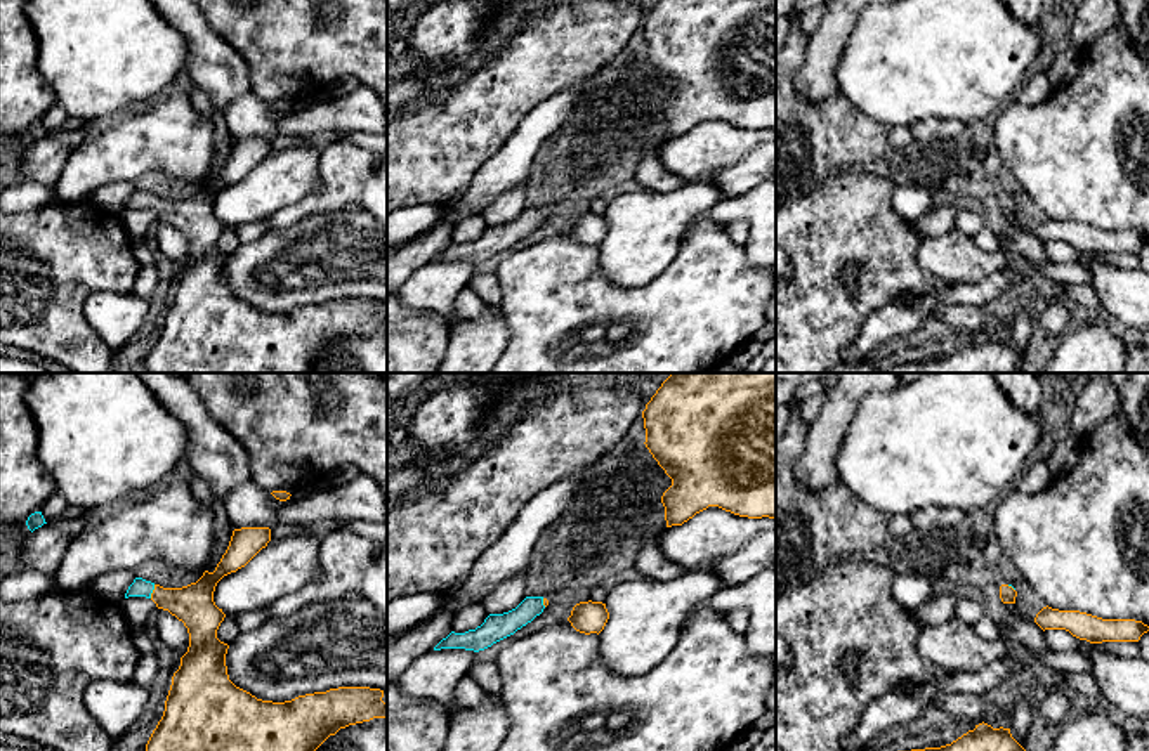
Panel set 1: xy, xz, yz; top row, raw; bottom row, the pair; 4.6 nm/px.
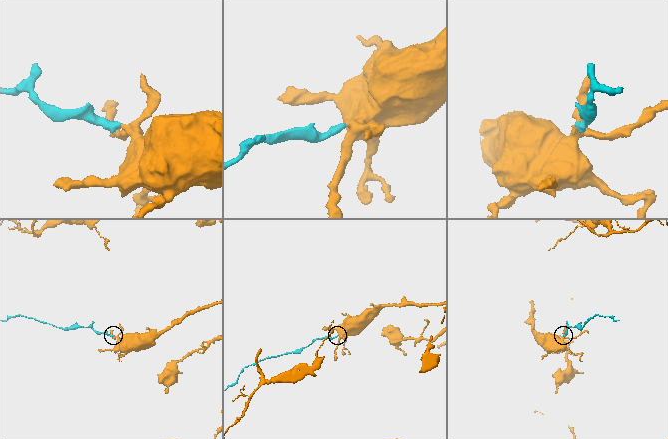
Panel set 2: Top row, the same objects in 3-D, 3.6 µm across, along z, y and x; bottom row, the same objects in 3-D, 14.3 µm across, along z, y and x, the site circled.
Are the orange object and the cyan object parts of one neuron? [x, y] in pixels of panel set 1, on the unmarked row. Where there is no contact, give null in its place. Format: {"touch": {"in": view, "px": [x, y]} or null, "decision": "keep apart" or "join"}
{"touch": {"in": "xy", "px": [153, 203]}, "decision": "join"}

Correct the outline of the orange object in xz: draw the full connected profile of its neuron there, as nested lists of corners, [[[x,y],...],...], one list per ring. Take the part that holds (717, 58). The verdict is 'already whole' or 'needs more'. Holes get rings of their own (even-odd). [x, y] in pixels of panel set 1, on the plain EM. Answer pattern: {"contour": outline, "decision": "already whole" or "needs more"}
{"contour": [[[658,0],[642,29],[644,56],[672,90],[661,108],[666,139],[708,118],[776,130],[776,0]]], "decision": "already whole"}

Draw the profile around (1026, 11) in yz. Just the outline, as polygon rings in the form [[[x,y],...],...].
[[[1001,0],[1012,16],[1024,24],[1038,24],[1045,0]]]

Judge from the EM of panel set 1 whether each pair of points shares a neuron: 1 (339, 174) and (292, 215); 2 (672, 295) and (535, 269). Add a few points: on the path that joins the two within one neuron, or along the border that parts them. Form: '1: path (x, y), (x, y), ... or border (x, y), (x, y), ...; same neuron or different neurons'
1: path (335, 188), (318, 205), (306, 208); same neuron
2: path (637, 300), (570, 299); same neuron

